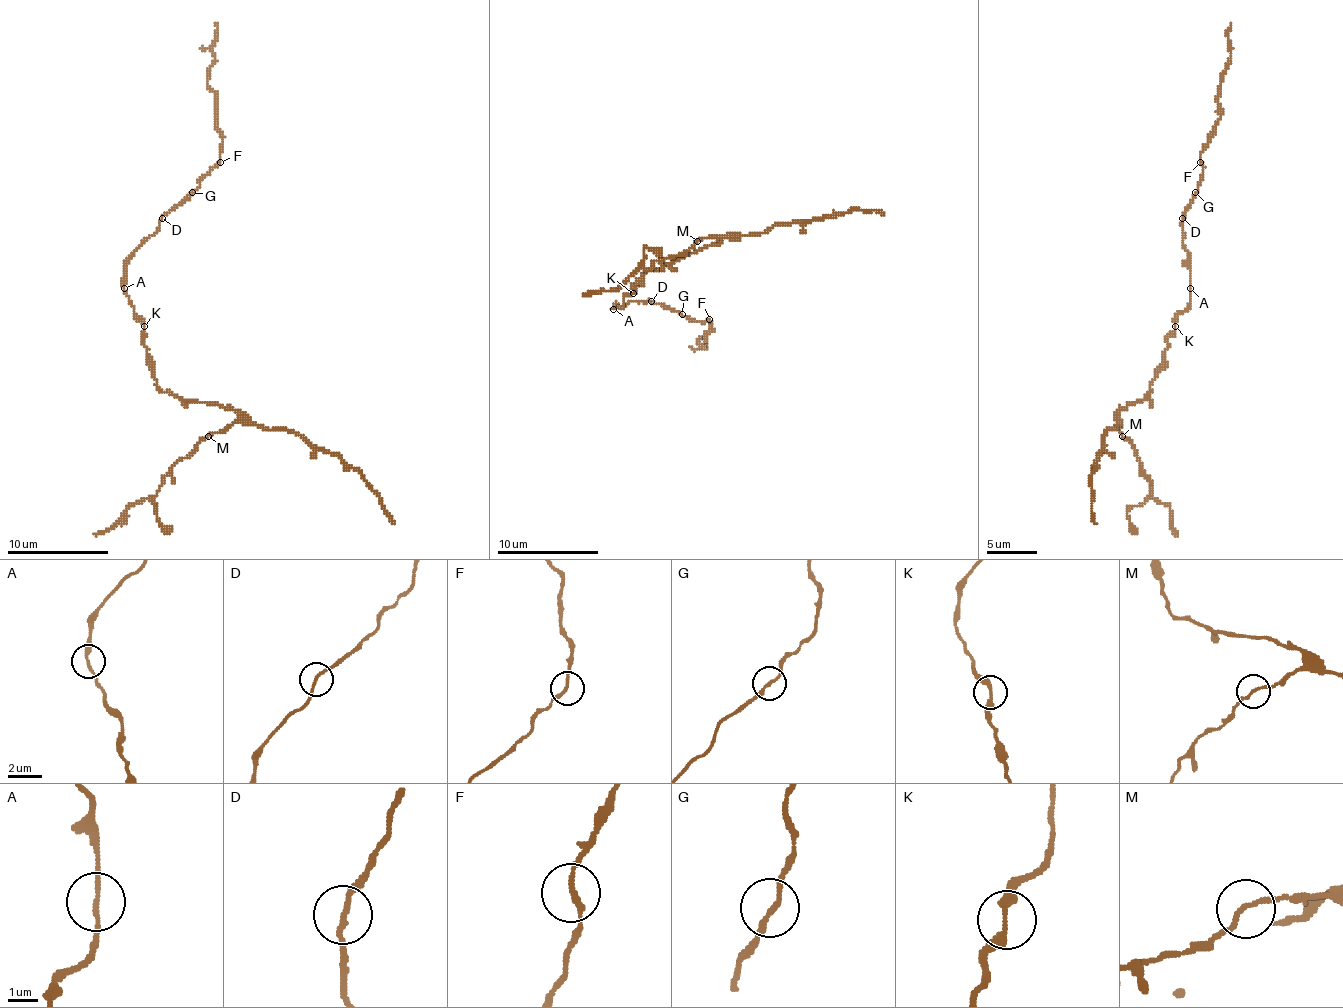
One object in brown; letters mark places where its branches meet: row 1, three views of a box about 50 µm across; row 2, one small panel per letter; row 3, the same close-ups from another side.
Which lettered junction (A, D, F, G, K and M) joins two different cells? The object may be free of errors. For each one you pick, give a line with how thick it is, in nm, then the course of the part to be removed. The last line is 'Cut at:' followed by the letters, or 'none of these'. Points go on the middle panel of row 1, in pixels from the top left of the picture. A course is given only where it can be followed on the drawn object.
Cut at: none of these

